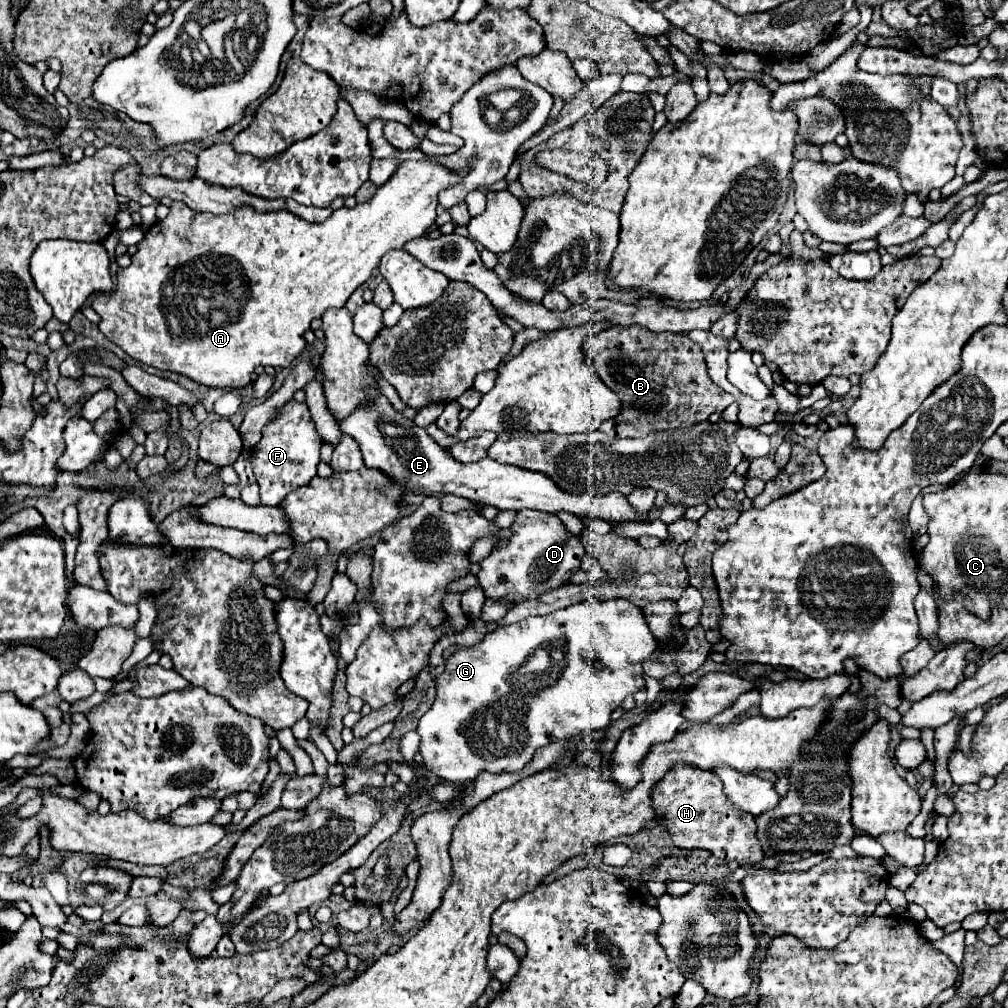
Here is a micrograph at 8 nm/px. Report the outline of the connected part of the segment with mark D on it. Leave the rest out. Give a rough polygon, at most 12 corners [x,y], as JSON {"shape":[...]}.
{"shape":[[517,512],[477,574],[513,604],[563,586],[587,548],[549,512]]}

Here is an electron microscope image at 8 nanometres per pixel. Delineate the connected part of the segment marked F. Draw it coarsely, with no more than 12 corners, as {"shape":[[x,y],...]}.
{"shape":[[291,400],[251,452],[265,506],[317,474],[323,438]]}

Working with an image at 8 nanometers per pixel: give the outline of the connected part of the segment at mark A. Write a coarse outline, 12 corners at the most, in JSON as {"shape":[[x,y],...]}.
{"shape":[[401,162],[311,224],[177,200],[93,310],[209,388],[287,368],[313,318],[469,170]]}

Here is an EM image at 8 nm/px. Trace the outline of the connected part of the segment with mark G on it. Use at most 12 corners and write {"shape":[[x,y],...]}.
{"shape":[[579,602],[455,648],[421,720],[435,776],[521,770],[603,730],[657,648]]}

